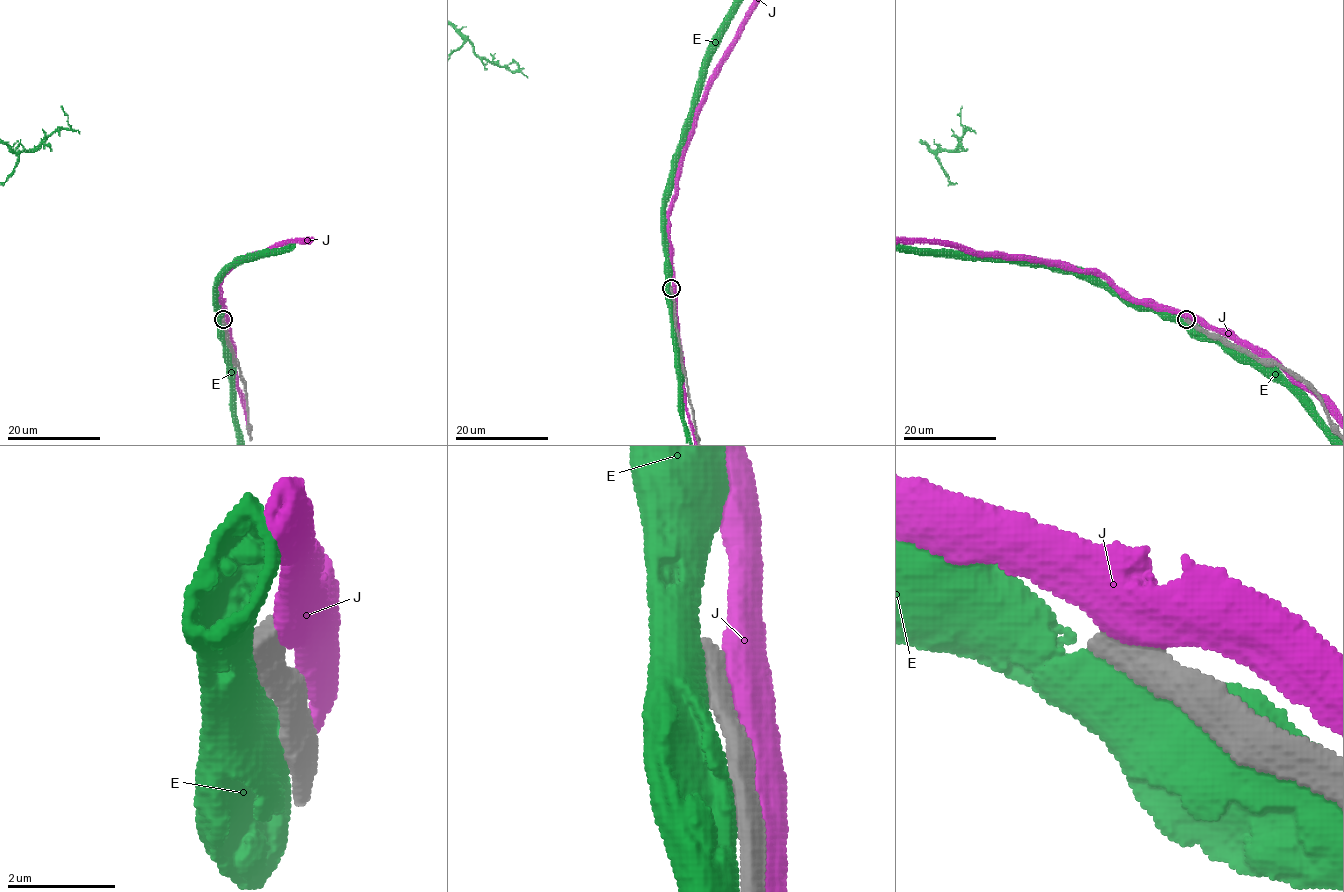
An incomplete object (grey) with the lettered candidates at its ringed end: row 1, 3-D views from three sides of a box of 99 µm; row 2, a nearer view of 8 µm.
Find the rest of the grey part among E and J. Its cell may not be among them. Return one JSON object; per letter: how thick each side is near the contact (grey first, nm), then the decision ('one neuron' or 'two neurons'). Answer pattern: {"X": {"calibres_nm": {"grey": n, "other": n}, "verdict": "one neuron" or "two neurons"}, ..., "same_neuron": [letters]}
{"E": {"calibres_nm": {"grey": 650, "other": 750}, "verdict": "two neurons"}, "J": {"calibres_nm": {"grey": 650, "other": 700}, "verdict": "two neurons"}, "same_neuron": []}

